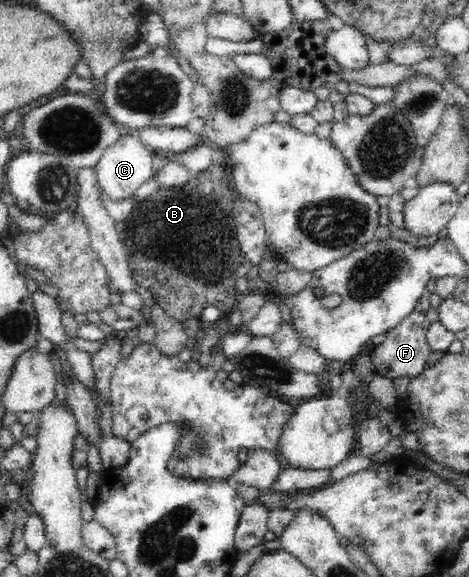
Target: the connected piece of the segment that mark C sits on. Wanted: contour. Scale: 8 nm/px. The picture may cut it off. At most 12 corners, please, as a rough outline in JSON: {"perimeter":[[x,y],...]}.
{"perimeter":[[122,131],[95,165],[113,201],[156,172],[155,151]]}

